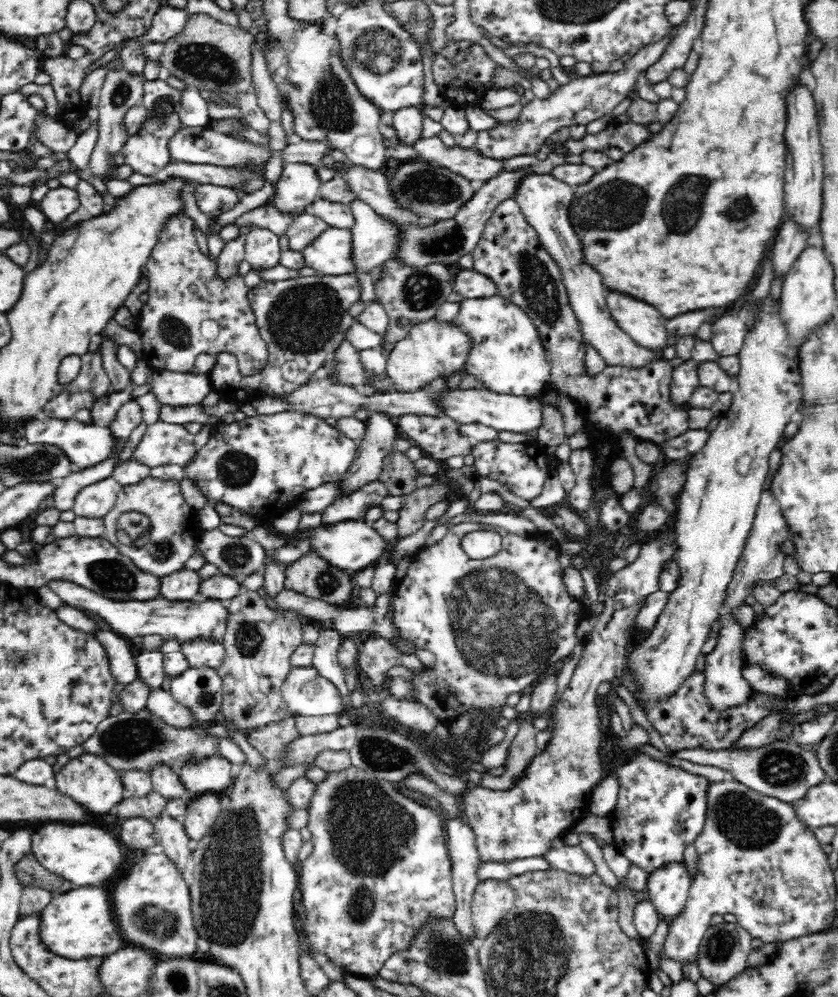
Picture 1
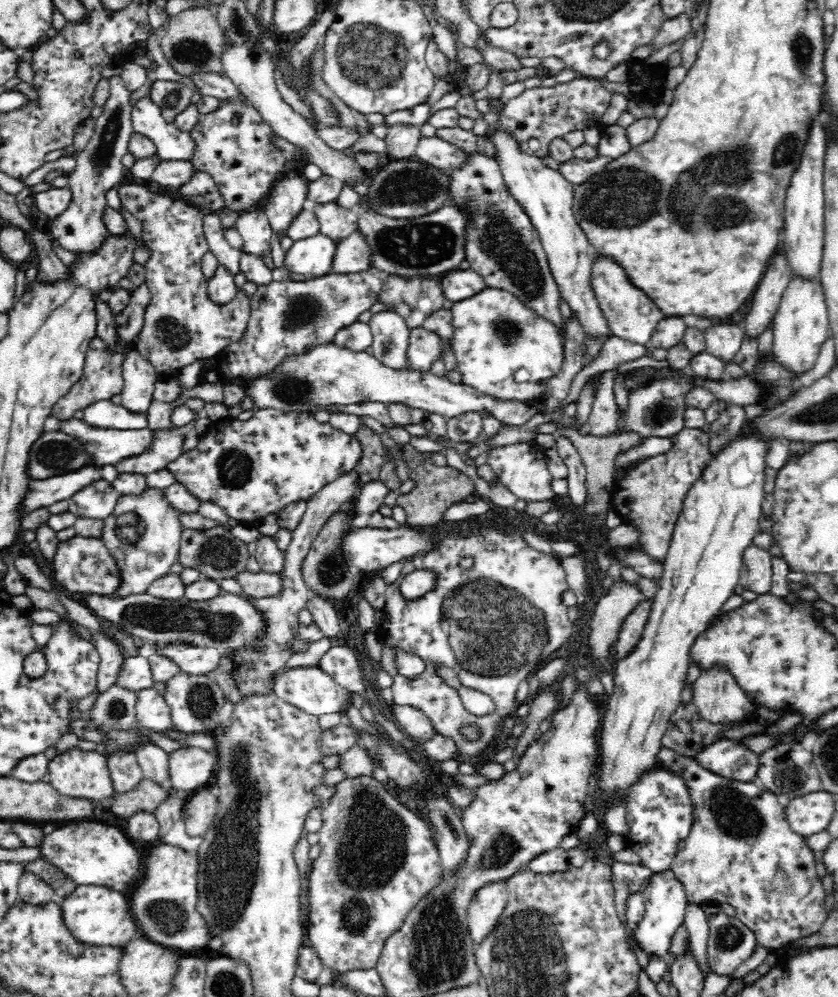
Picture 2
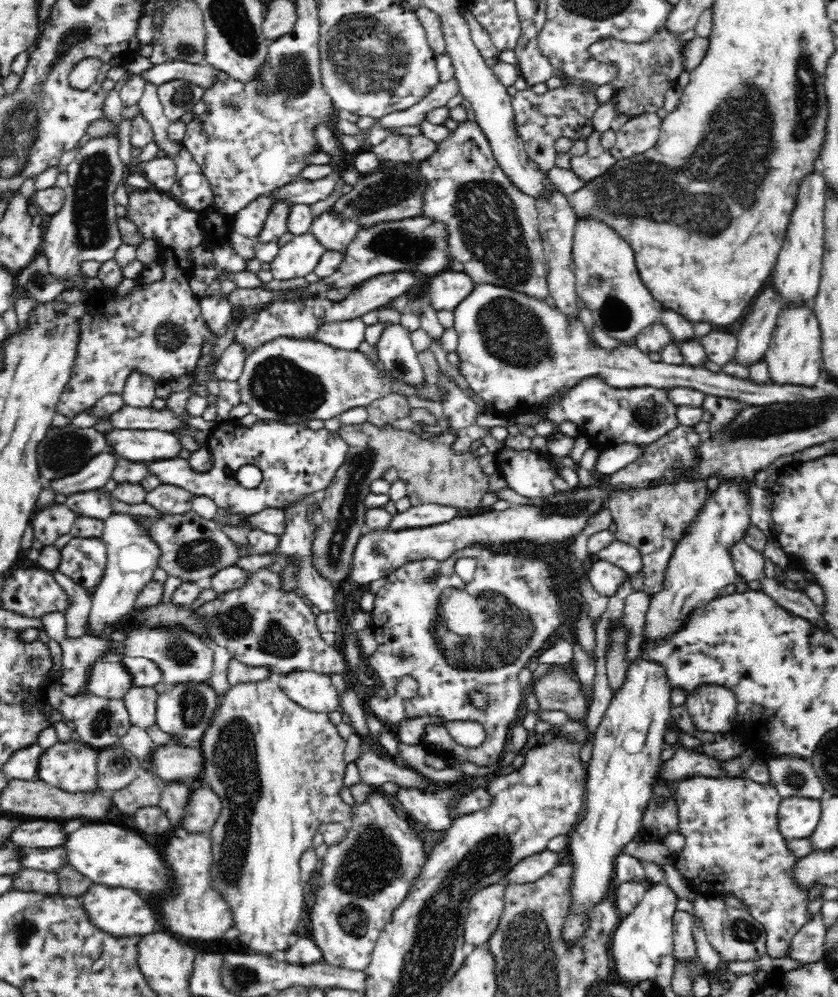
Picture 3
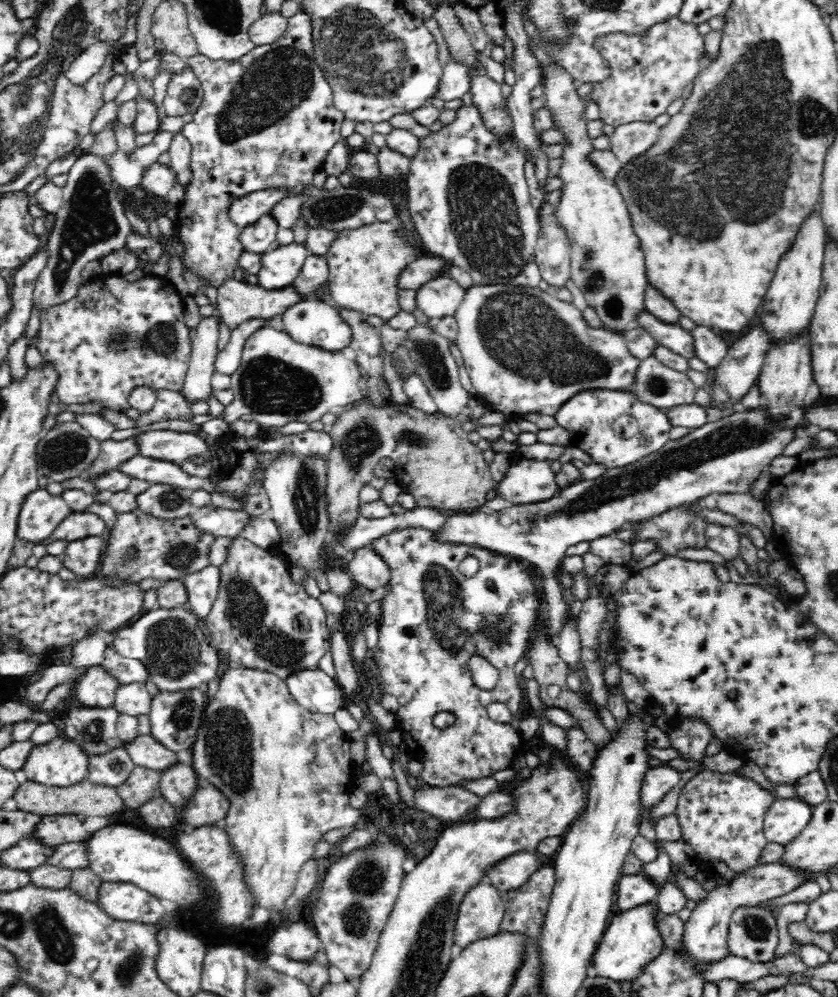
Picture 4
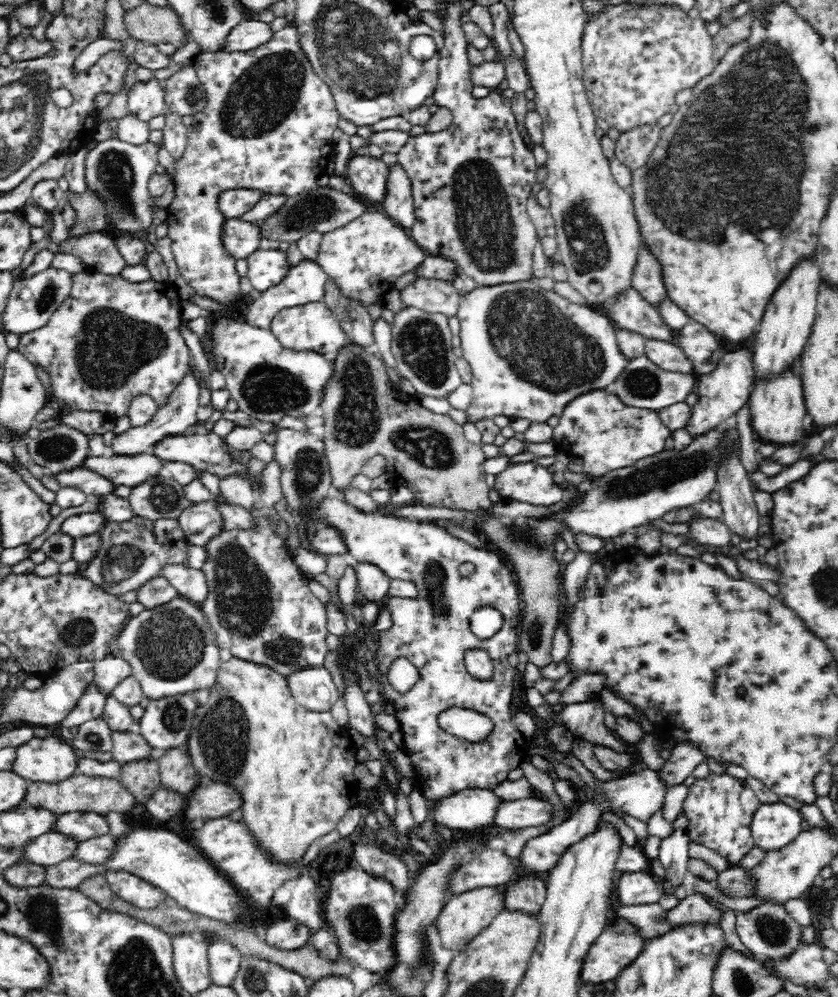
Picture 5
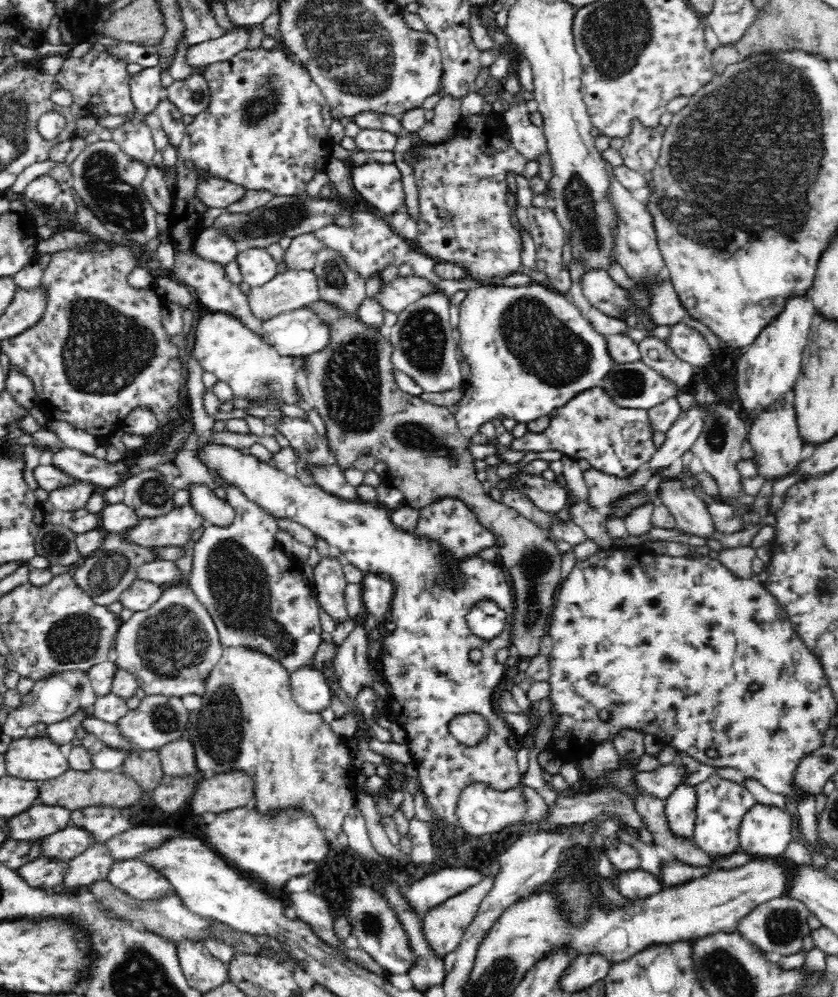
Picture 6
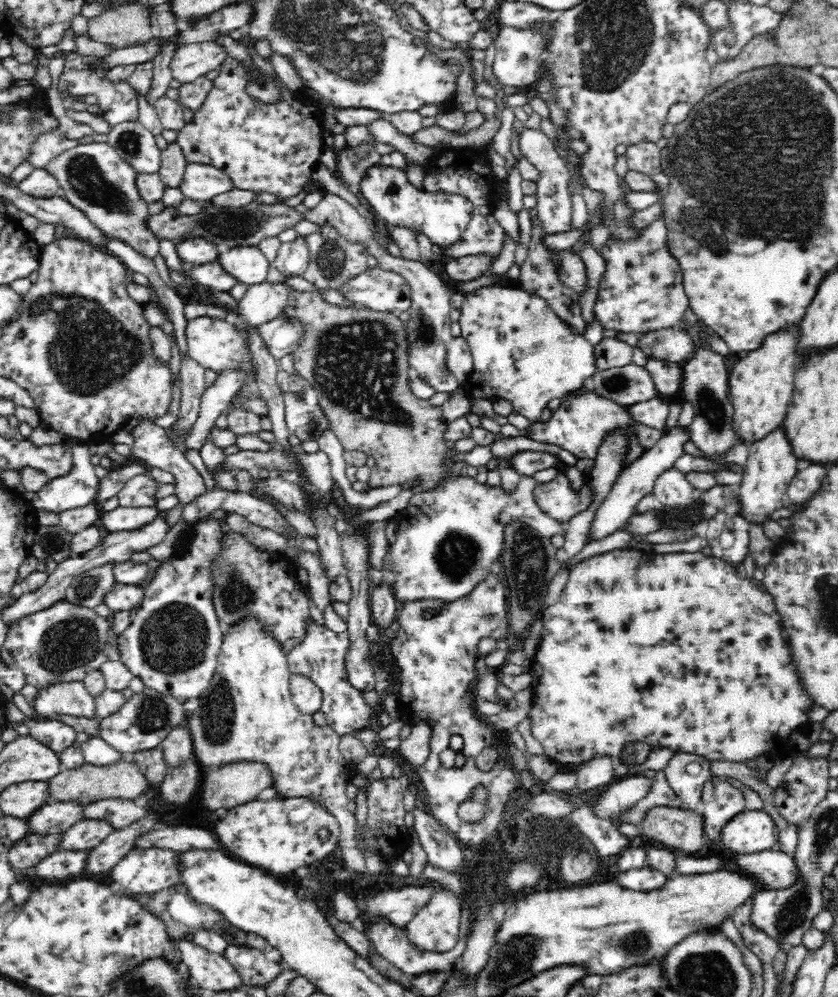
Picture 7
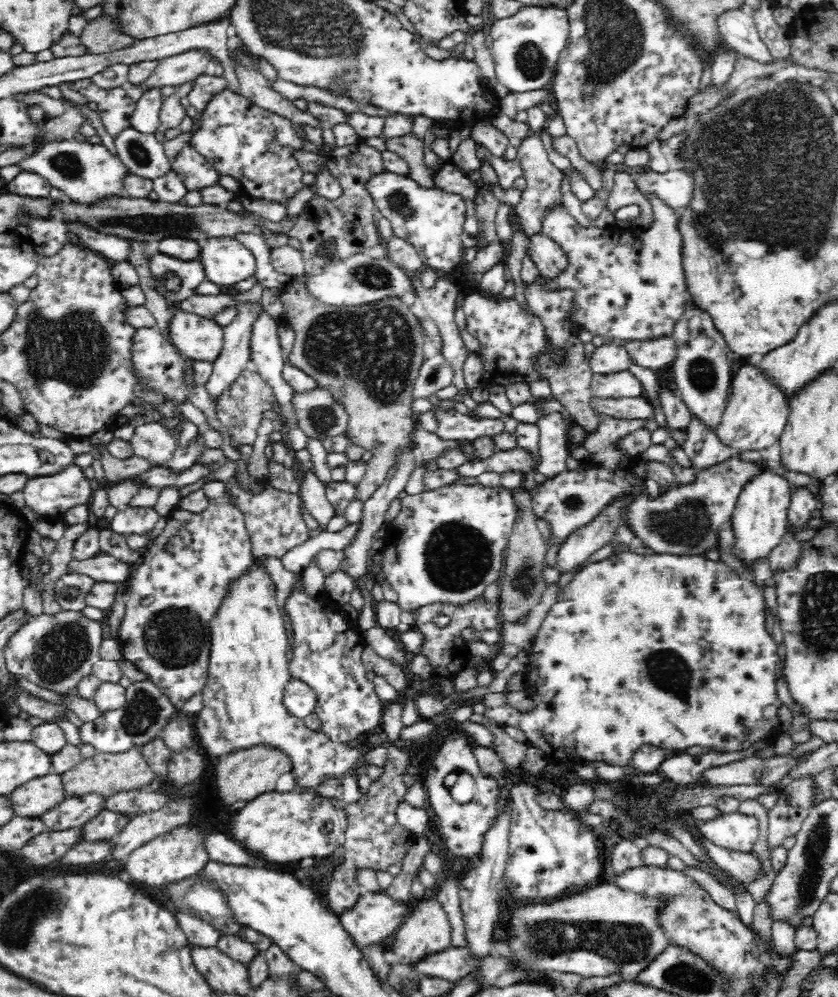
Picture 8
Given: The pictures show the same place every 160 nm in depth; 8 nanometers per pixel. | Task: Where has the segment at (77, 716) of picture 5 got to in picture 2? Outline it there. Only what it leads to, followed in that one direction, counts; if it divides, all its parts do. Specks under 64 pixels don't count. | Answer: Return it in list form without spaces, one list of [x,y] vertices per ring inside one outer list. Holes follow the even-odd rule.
[[[124,657],[119,671],[116,673],[114,685],[130,691],[152,687],[151,668],[146,657]]]

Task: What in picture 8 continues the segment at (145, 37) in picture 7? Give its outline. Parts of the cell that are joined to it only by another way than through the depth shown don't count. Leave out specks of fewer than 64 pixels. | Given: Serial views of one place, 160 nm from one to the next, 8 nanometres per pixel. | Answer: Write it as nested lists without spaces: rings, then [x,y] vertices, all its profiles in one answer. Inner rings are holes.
[[[102,17],[90,21],[79,38],[86,53],[92,55],[109,54],[133,46],[132,40],[123,39],[120,31]]]

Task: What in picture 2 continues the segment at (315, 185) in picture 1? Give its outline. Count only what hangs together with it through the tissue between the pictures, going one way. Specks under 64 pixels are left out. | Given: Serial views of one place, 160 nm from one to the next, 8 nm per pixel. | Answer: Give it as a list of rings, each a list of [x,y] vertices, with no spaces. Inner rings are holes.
[[[290,168],[273,186],[264,212],[267,214],[274,239],[287,232],[293,218],[303,209],[307,184],[308,180],[302,178],[299,171]]]

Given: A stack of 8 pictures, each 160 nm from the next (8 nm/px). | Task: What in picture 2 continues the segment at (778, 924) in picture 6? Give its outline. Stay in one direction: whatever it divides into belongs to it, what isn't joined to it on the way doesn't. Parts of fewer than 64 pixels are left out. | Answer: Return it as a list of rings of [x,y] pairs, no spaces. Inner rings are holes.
[[[723,911],[708,916],[708,961],[710,968],[717,974],[733,975],[738,966],[754,954],[758,946],[756,933],[746,926],[736,915],[728,916]]]

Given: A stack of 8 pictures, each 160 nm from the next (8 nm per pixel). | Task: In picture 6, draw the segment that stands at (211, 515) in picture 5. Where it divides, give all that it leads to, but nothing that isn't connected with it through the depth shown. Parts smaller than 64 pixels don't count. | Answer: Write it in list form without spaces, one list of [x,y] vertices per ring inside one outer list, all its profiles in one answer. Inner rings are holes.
[[[189,505],[170,510],[168,514],[143,517],[135,528],[127,529],[124,541],[130,545],[153,547],[183,547],[191,540],[196,529],[208,522]]]

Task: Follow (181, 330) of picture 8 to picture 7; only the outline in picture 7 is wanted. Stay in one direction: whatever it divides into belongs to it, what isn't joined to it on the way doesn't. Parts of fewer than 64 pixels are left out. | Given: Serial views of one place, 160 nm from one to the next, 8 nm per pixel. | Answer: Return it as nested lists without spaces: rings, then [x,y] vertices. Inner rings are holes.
[[[200,316],[193,320],[187,320],[184,336],[186,336],[188,354],[199,365],[216,372],[221,368],[240,368],[246,373],[246,382],[252,382],[250,353],[248,346],[245,346],[245,338],[242,338],[226,319]]]

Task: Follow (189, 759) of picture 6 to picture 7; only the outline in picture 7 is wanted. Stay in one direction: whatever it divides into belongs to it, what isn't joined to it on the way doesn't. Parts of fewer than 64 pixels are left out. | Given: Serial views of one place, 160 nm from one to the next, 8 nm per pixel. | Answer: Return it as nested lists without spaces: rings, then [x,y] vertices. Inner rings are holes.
[[[187,724],[174,727],[165,734],[160,747],[164,751],[164,760],[168,766],[180,766],[189,758],[195,757],[190,727]]]

